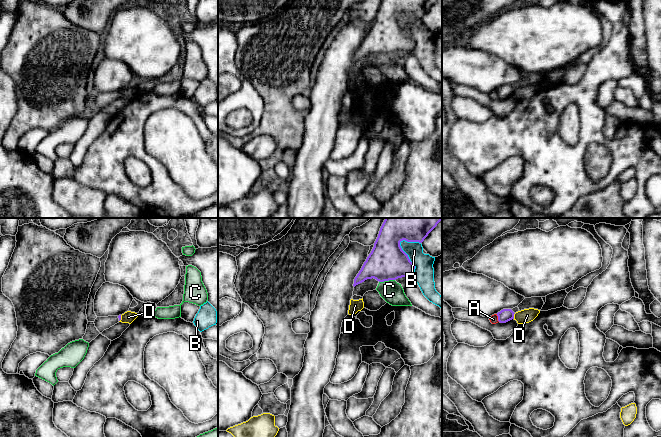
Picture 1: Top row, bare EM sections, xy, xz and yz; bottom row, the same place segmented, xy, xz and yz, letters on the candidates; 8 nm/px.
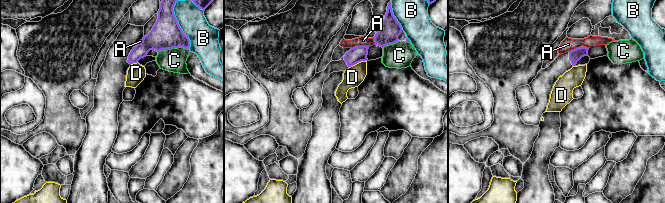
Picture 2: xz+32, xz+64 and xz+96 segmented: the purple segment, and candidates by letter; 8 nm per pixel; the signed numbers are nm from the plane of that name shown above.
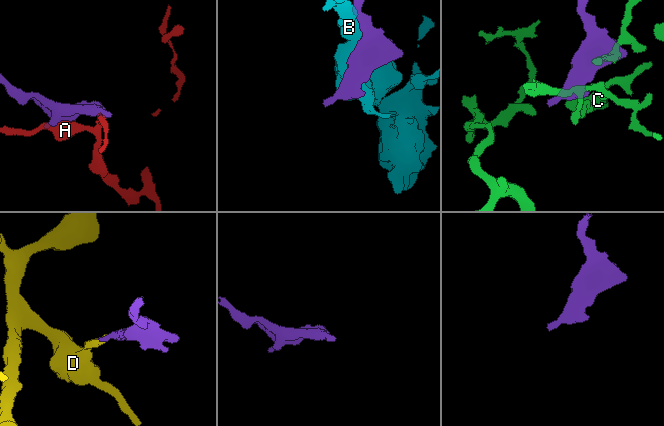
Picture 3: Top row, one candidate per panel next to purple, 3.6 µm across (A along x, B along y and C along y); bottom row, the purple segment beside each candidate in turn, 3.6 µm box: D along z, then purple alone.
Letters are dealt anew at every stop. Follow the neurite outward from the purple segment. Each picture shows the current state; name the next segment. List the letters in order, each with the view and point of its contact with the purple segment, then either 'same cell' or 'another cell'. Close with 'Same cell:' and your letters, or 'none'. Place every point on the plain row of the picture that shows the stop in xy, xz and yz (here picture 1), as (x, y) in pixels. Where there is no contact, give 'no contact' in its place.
A: contact yz (498, 94); another cell
B: contact xz (408, 34); another cell
C: contact xz (386, 56); another cell
D: contact yz (513, 92); another cell
Same cell: none

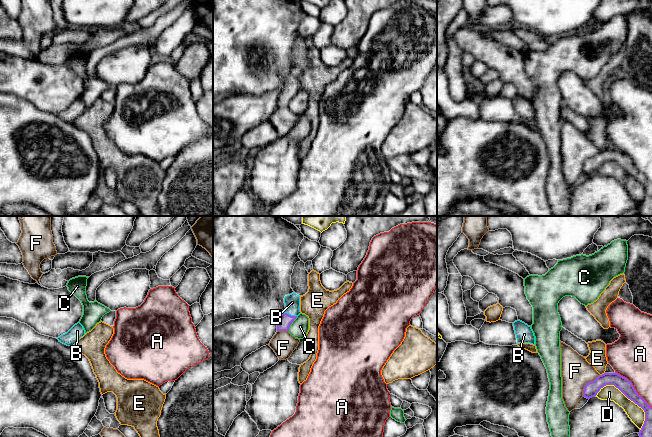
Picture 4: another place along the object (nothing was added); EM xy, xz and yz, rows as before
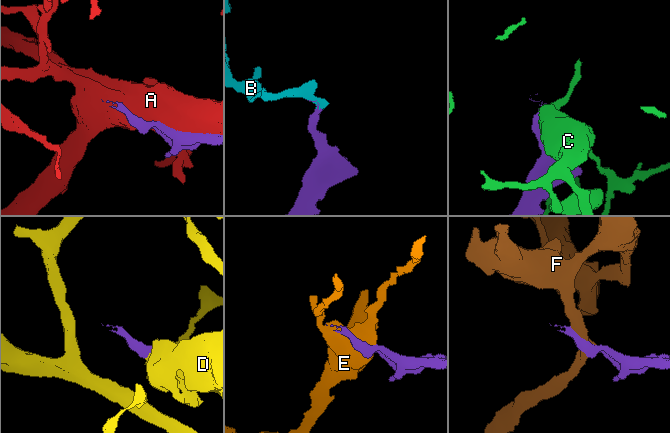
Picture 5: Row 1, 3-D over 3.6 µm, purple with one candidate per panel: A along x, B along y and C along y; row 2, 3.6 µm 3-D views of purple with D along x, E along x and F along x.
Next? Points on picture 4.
A: contact yz (633, 163); another cell
B: contact xz (290, 91); same cell
C: contact xz (291, 99); another cell
D: contact yz (632, 176); another cell
E: contact yz (602, 150); another cell
F: contact yz (586, 160); another cell
Same cell: B

